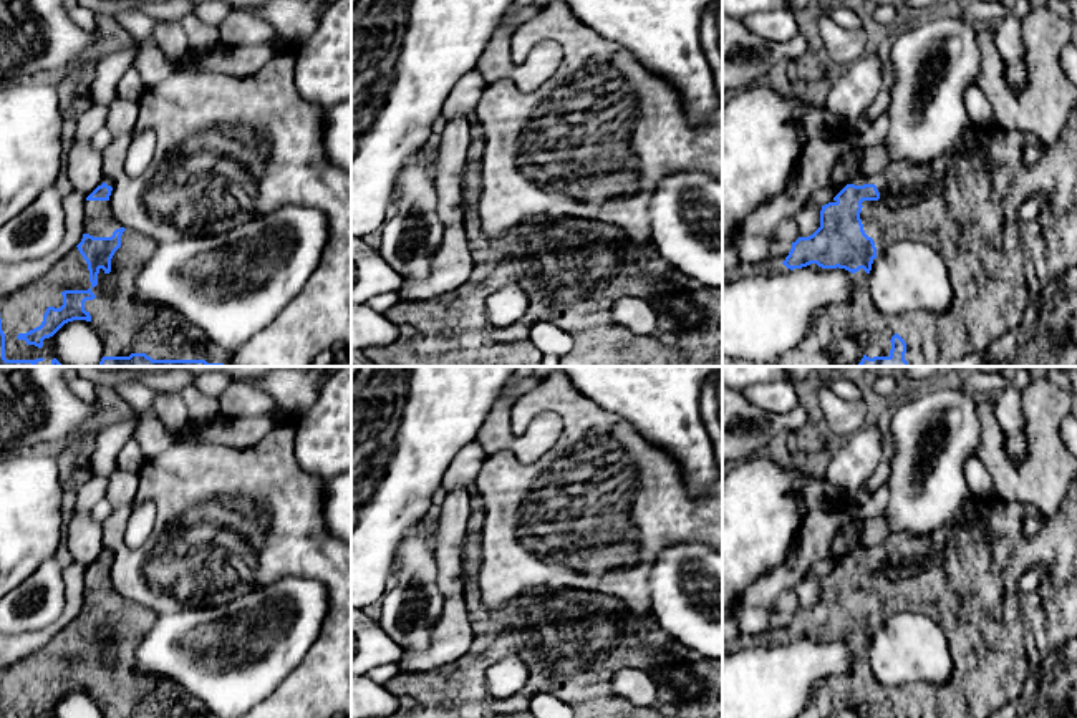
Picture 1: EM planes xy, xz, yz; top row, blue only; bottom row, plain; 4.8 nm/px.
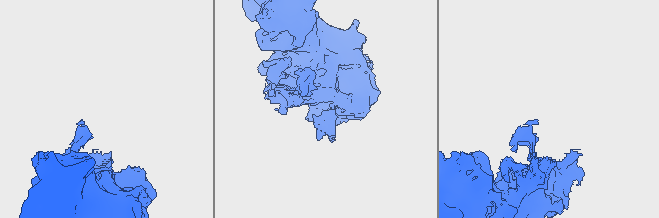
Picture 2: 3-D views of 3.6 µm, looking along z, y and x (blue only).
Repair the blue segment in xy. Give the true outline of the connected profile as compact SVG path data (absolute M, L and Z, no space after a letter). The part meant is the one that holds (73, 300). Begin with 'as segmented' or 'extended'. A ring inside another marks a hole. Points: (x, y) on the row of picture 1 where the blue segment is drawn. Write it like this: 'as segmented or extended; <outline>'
extended; M104 176L101 177L98 187L86 197L85 202L85 217L83 217L83 239L81 242L70 250L46 275L41 279L25 285L23 289L10 294L8 297L0 298L0 366L63 366L55 358L55 340L53 335L68 322L73 320L86 320L93 325L96 333L101 338L103 347L103 358L98 366L227 366L227 363L232 358L232 352L222 348L220 345L214 343L205 332L194 327L192 323L186 322L184 317L176 313L172 308L167 308L164 305L157 303L136 303L134 302L134 274L142 269L142 265L151 259L154 242L144 234L139 234L136 230L124 229L113 216L113 209L109 204L109 196L113 191L113 181L111 177ZM103 279L111 279L116 285L113 292L103 294L99 290L99 284Z

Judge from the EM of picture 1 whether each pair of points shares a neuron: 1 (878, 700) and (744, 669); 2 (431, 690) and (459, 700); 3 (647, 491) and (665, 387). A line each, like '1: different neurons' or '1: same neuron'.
1: different neurons
2: same neuron
3: different neurons

